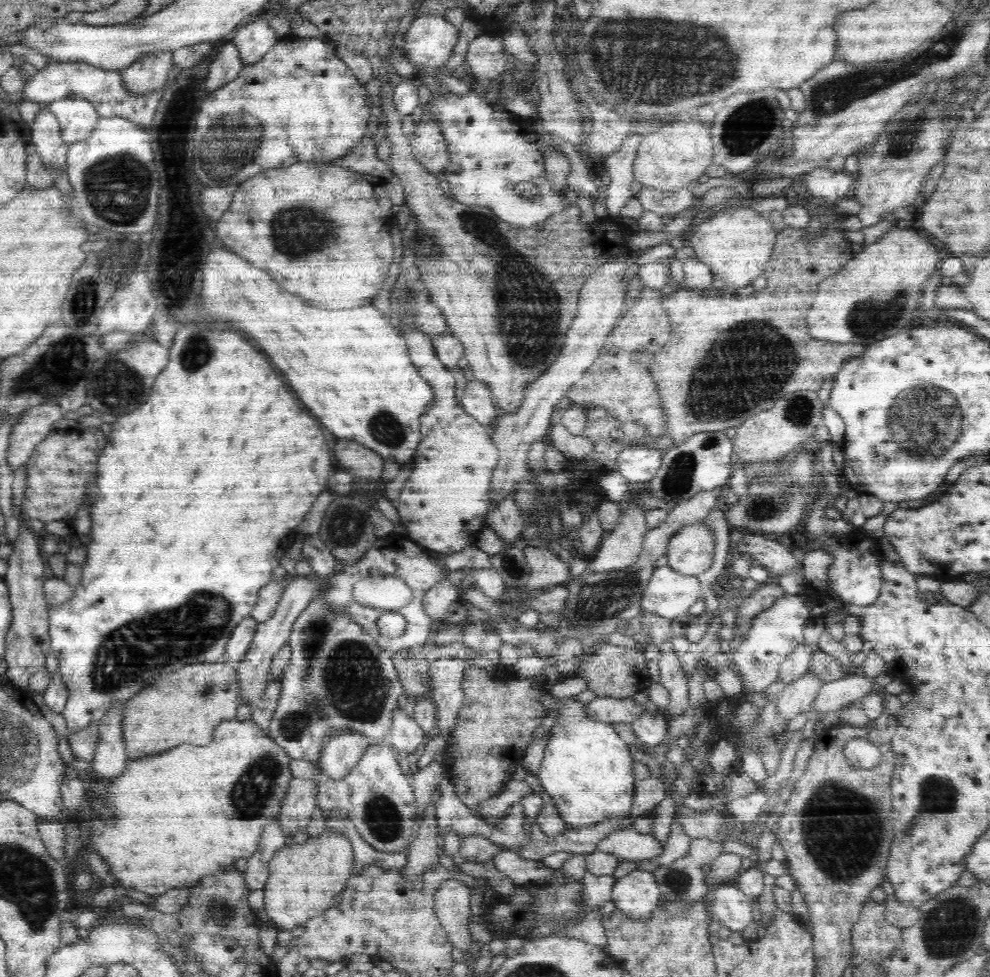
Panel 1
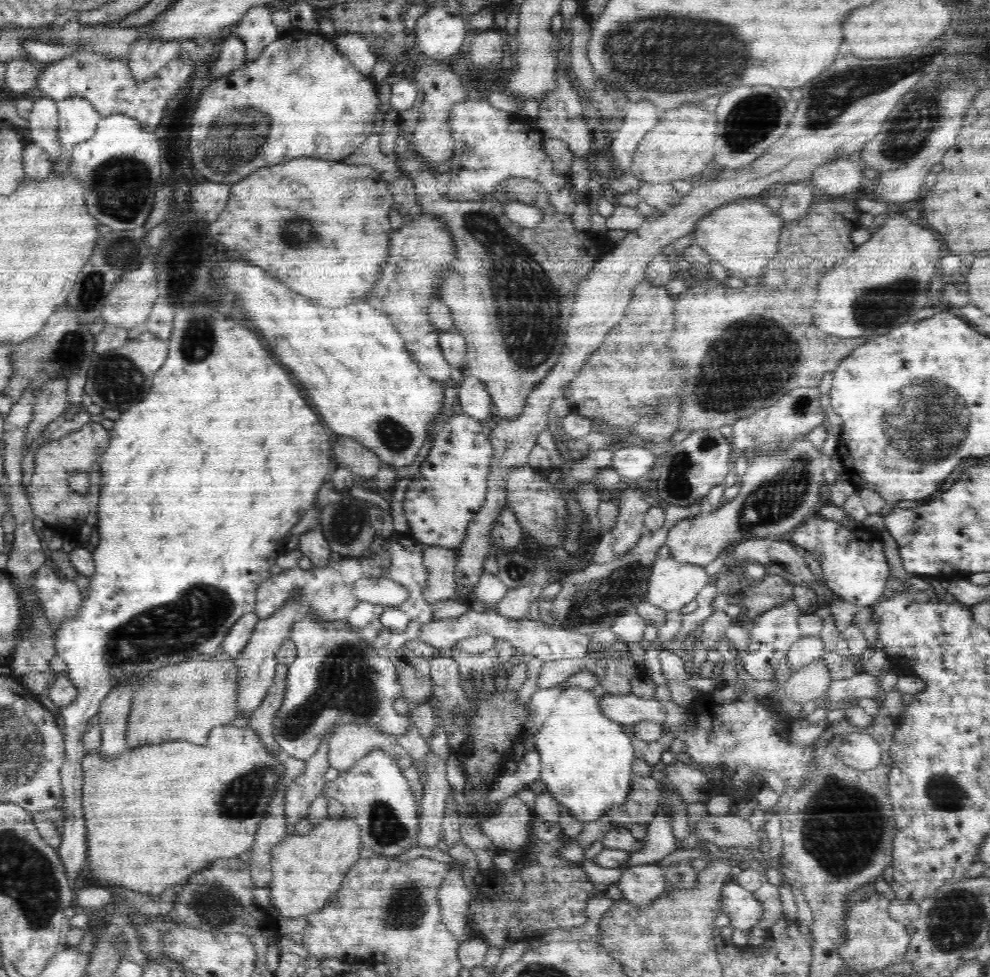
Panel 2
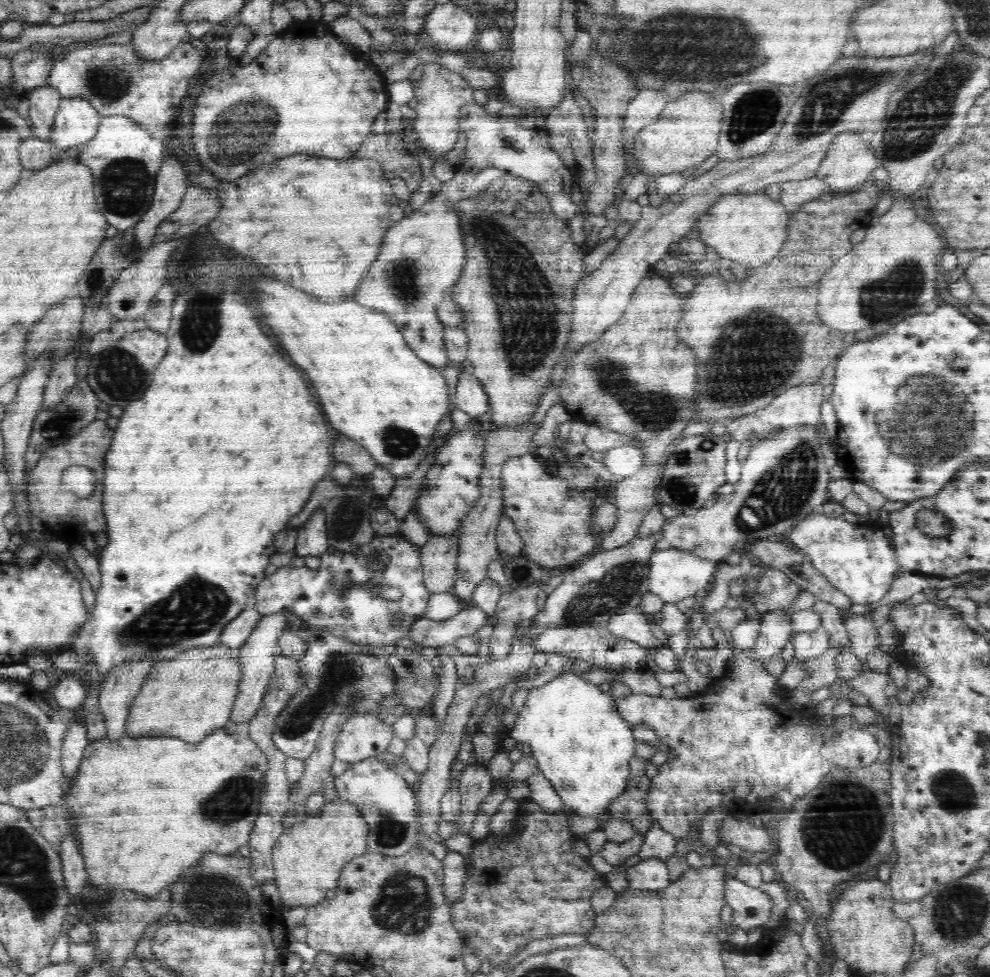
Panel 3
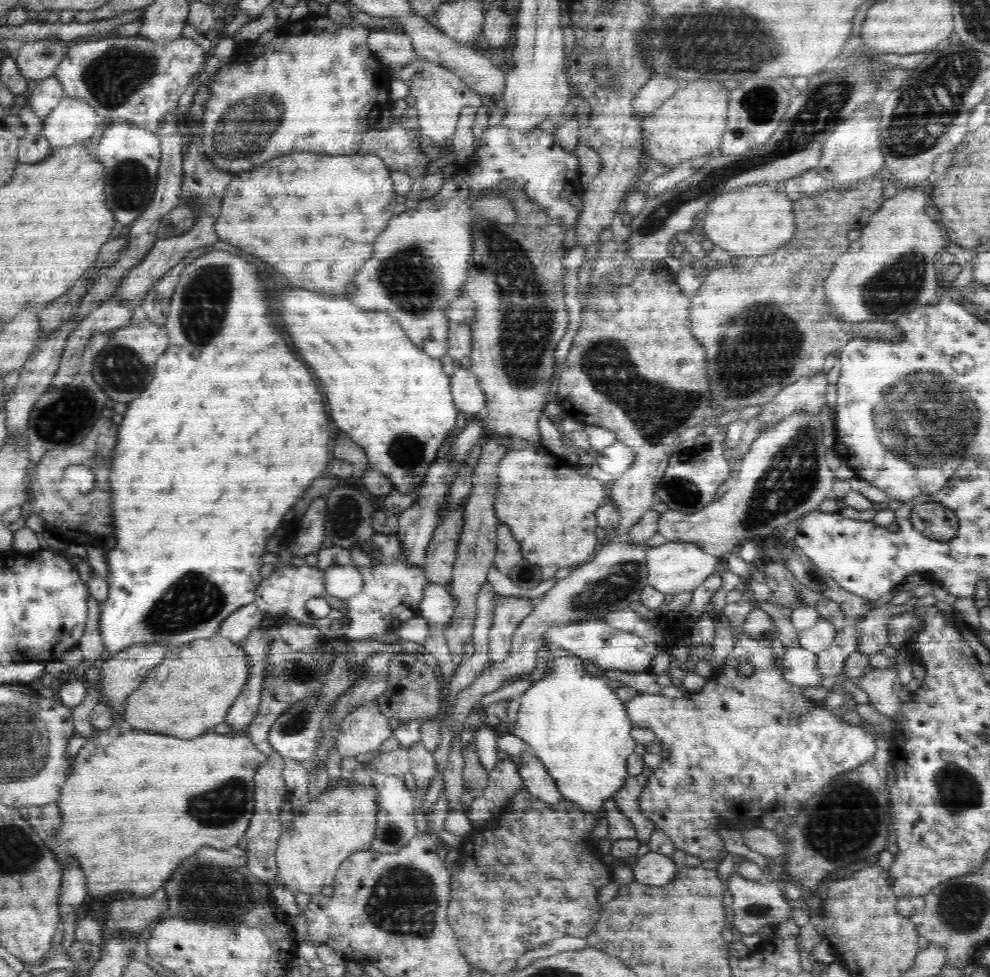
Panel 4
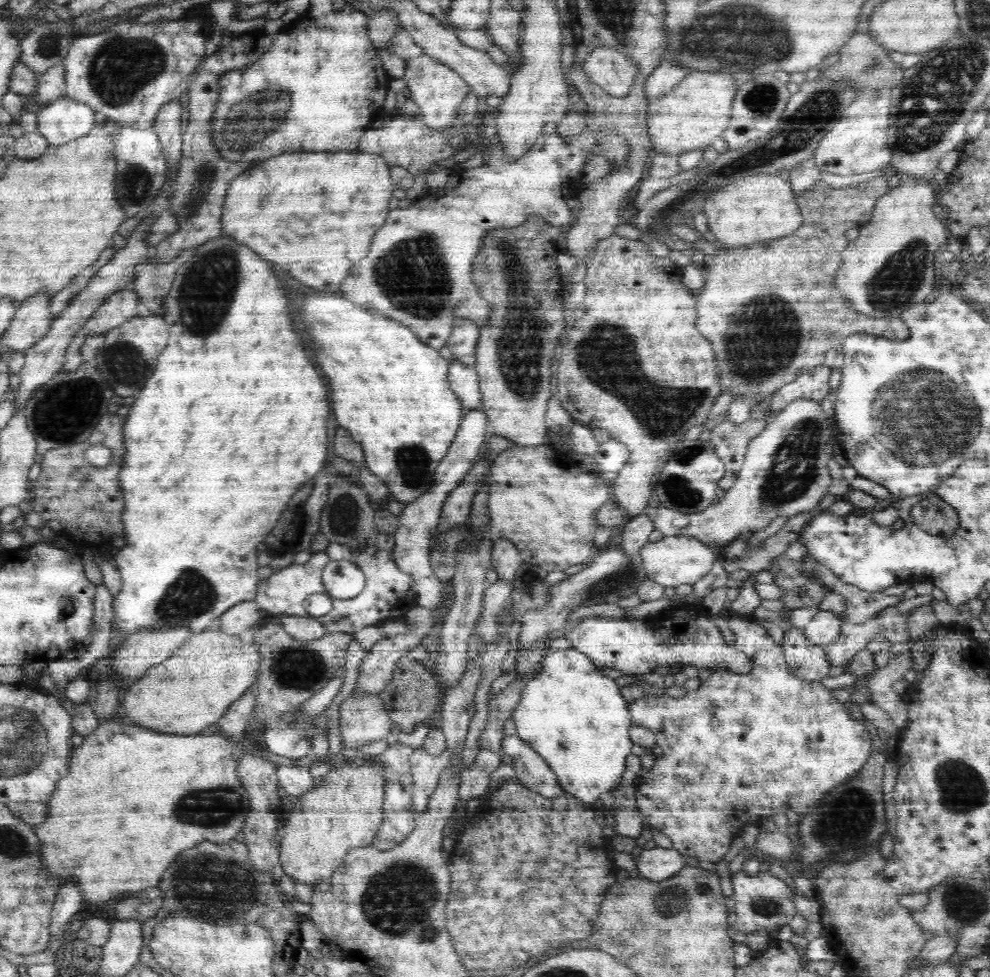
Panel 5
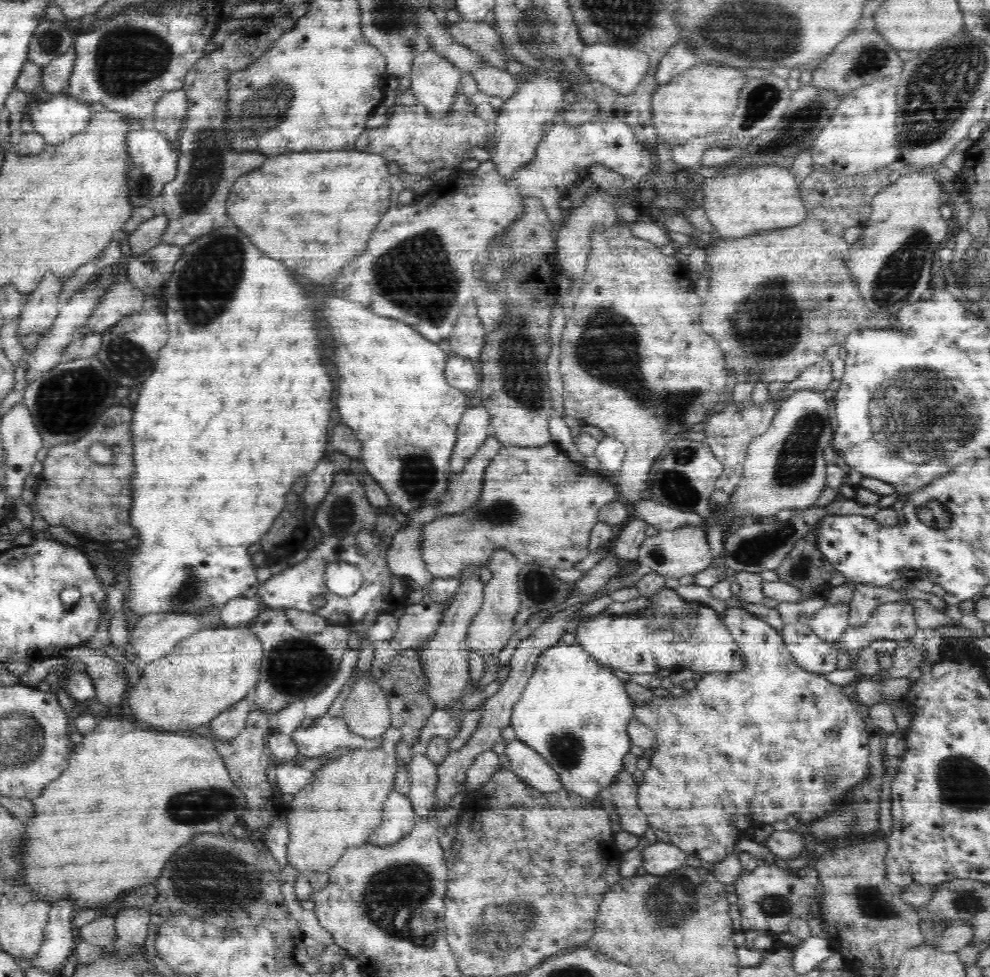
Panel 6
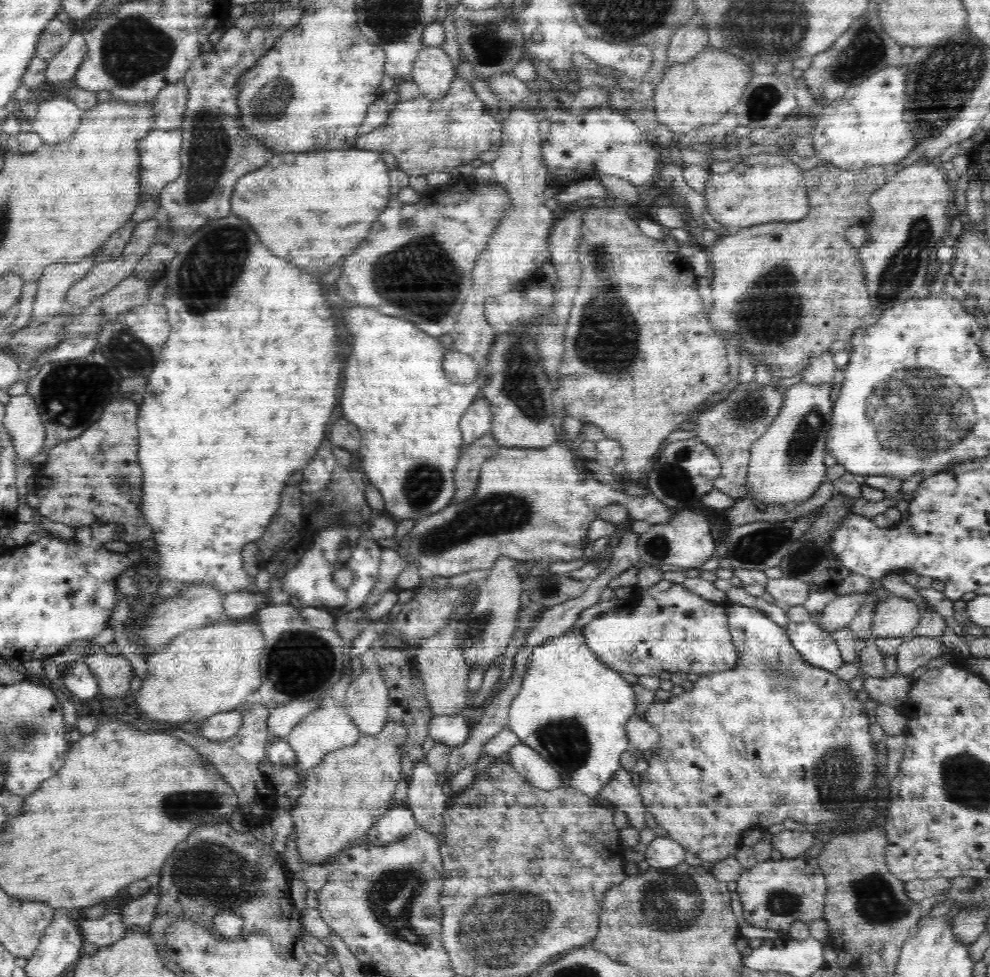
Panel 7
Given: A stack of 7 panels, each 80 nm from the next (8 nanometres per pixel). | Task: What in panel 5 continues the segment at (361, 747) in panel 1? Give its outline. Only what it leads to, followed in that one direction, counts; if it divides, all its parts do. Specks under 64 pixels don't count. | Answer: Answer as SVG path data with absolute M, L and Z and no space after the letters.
M353 694L342 702L340 735L344 748L360 748L374 740L391 738L392 722L379 695Z

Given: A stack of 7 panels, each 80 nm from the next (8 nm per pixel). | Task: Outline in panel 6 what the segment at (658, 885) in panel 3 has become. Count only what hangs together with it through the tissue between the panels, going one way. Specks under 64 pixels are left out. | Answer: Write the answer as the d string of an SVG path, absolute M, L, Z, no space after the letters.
M657 841L644 848L642 858L647 874L661 876L685 866L688 854L671 842Z

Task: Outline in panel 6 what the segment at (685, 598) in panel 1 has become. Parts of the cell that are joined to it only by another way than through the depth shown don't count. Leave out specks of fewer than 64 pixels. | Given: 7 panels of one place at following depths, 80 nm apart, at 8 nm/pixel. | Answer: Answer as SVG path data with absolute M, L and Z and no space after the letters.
M682 526L676 530L659 530L657 535L647 536L639 548L638 564L650 568L652 573L666 578L684 578L696 576L702 570L710 568L713 555L710 553L706 529Z

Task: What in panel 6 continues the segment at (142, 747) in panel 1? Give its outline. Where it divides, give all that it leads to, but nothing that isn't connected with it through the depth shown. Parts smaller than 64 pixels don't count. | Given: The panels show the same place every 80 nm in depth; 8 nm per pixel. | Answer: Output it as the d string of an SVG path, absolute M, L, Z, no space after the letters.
M217 623L185 637L171 654L142 667L141 677L129 688L123 706L139 723L145 722L156 730L191 733L193 729L210 723L220 713L244 700L254 691L259 681L262 656L263 645L248 626L228 629Z

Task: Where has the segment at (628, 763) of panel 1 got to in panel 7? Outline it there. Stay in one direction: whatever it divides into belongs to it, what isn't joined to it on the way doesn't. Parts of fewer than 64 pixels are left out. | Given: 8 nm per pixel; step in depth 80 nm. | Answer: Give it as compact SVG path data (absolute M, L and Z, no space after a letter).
M582 629L577 632L570 630L558 638L550 638L534 650L522 688L510 704L506 728L517 735L520 743L533 748L553 765L564 785L590 797L598 797L616 770L621 768L620 758L629 749L626 728L628 722L636 716L637 696L632 684L620 672L604 665L590 651Z

